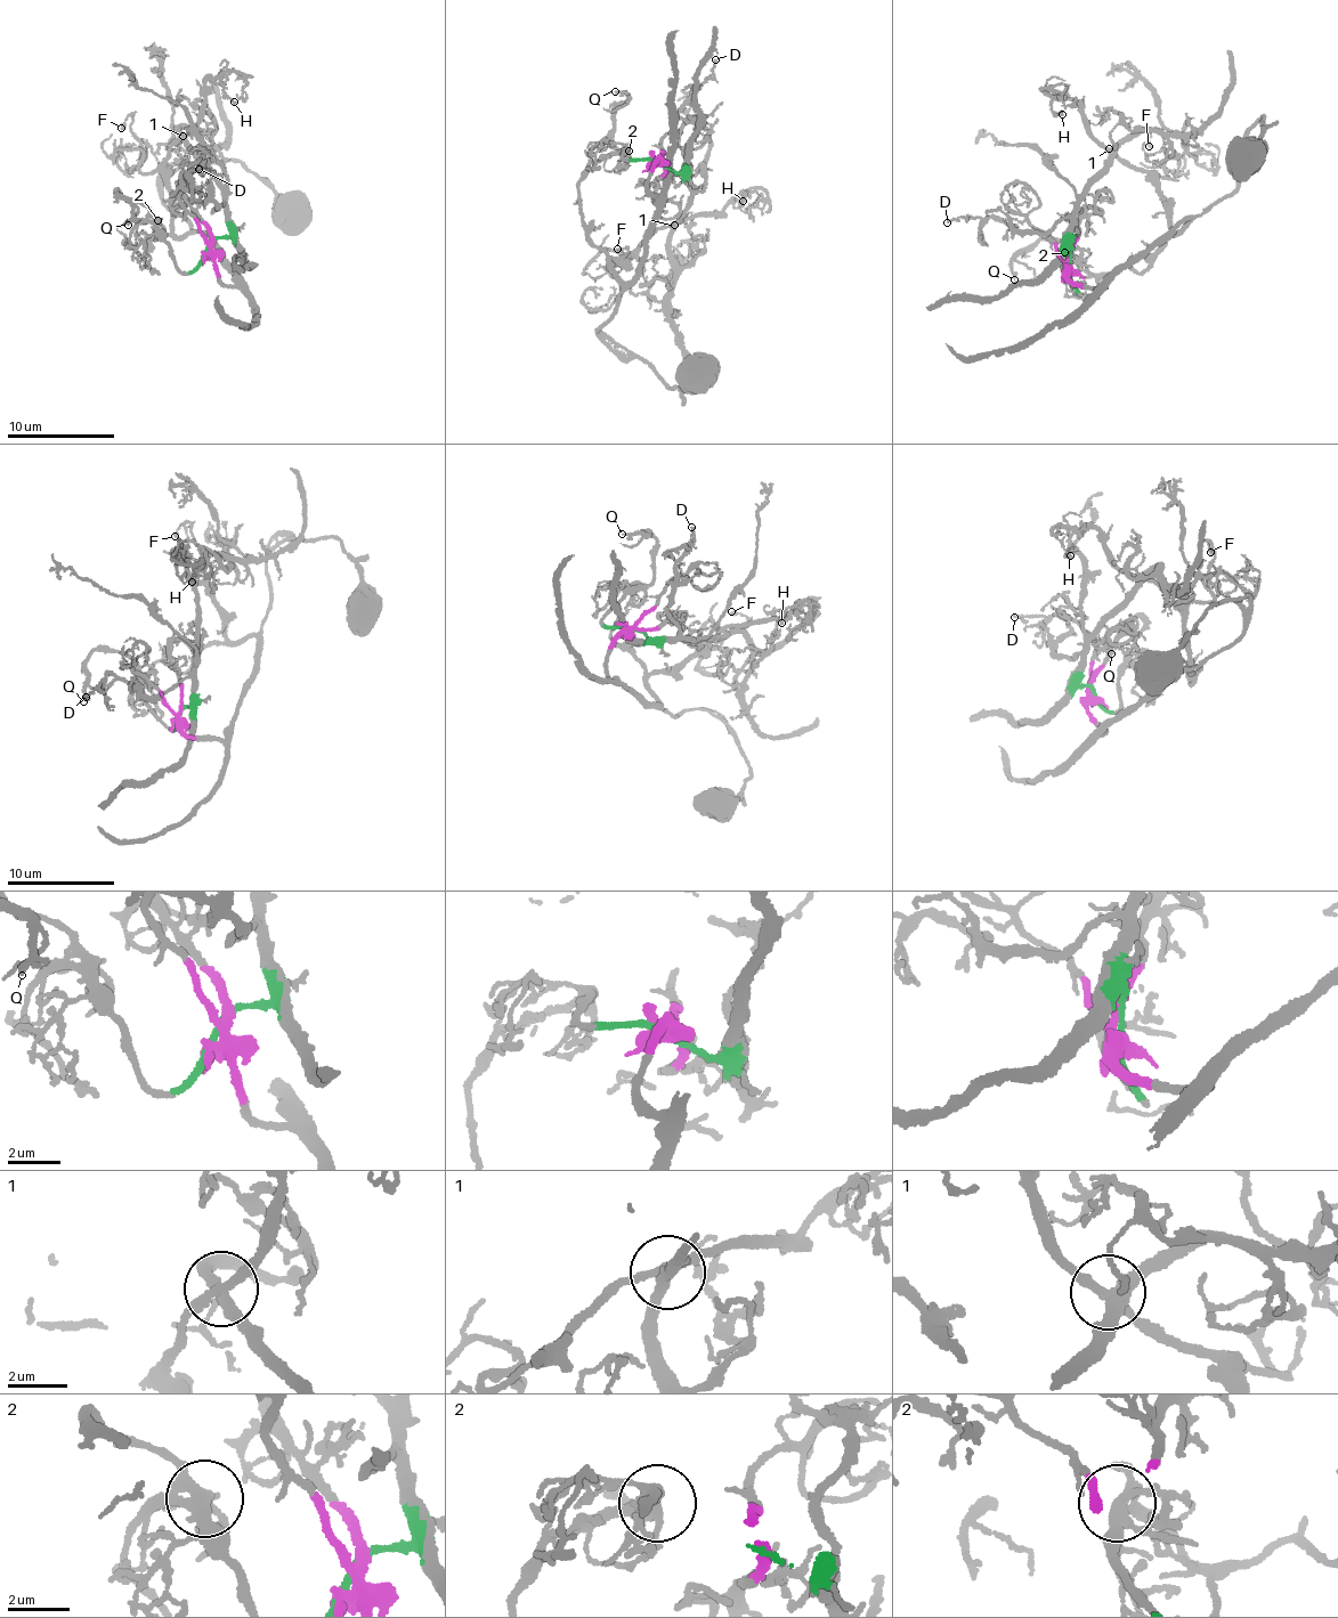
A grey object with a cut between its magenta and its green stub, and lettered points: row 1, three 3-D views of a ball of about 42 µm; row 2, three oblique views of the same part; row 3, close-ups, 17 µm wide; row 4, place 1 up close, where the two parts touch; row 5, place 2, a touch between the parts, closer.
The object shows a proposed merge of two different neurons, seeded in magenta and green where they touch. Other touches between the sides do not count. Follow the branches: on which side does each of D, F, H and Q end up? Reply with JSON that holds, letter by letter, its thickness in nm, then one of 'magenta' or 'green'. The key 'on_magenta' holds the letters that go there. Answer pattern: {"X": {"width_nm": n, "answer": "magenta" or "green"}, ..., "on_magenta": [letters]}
{"D": {"width_nm": 160, "answer": "green"}, "F": {"width_nm": 200, "answer": "magenta"}, "H": {"width_nm": 190, "answer": "magenta"}, "Q": {"width_nm": 160, "answer": "green"}, "on_magenta": ["F", "H"]}

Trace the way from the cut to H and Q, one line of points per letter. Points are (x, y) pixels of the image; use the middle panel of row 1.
H: (659, 161), (625, 282), (609, 260), (743, 202)
Q: (661, 162), (625, 159), (625, 147), (629, 151), (624, 154), (616, 146), (615, 121), (626, 96), (615, 91)

